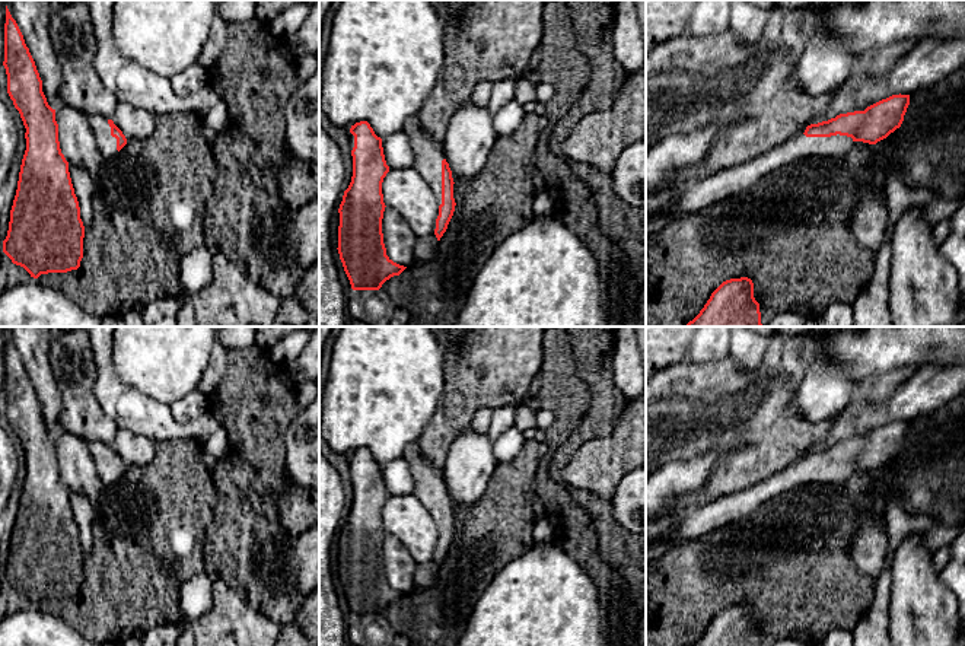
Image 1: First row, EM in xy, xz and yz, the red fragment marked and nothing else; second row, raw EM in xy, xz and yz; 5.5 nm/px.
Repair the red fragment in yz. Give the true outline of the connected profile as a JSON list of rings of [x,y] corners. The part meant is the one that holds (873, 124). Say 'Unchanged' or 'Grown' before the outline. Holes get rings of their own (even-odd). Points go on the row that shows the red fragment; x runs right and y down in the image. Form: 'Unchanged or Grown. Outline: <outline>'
Grown. Outline: [[[892,95],[864,111],[840,114],[810,124],[762,155],[723,169],[678,191],[668,213],[675,217],[708,209],[733,197],[771,169],[784,168],[805,157],[844,156],[854,141],[876,144],[901,127],[910,105],[910,95]]]

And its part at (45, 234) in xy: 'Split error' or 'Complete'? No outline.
Complete

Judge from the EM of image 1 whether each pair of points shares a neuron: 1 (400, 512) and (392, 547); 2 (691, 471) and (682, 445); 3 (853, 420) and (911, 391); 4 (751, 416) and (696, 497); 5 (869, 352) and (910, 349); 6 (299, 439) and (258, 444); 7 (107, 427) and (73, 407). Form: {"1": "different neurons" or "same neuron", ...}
{"1": "different neurons", "2": "different neurons", "3": "same neuron", "4": "same neuron", "5": "same neuron", "6": "different neurons", "7": "same neuron"}

